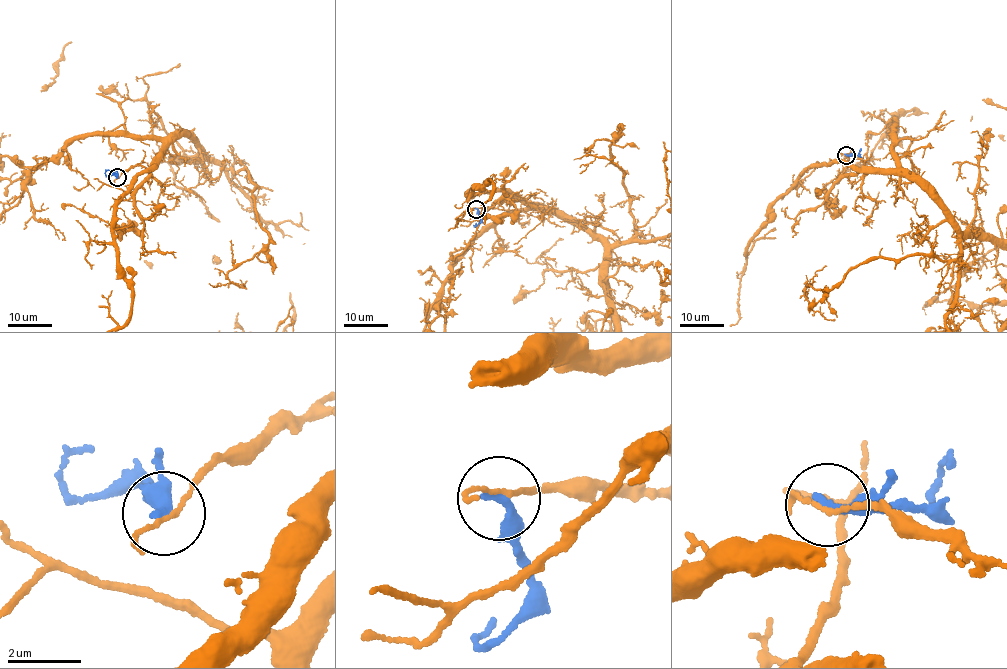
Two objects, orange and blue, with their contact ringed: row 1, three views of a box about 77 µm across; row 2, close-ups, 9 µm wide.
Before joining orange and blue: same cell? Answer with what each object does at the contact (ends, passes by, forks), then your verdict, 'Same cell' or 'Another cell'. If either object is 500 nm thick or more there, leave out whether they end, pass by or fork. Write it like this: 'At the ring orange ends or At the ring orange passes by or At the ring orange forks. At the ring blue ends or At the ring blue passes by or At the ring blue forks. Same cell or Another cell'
At the ring orange passes by. At the ring blue ends. Another cell

